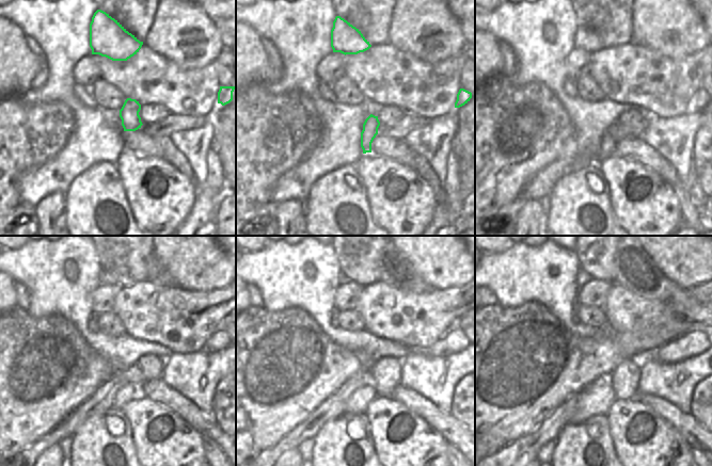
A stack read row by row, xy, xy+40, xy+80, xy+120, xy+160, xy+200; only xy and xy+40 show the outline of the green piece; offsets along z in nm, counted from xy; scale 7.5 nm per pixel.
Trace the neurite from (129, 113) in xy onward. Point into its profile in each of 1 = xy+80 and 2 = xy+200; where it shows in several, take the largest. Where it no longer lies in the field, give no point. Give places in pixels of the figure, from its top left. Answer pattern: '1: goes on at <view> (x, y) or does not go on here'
1: goes on at xy+80 (607, 145)
2: goes on at xy+200 (596, 399)

